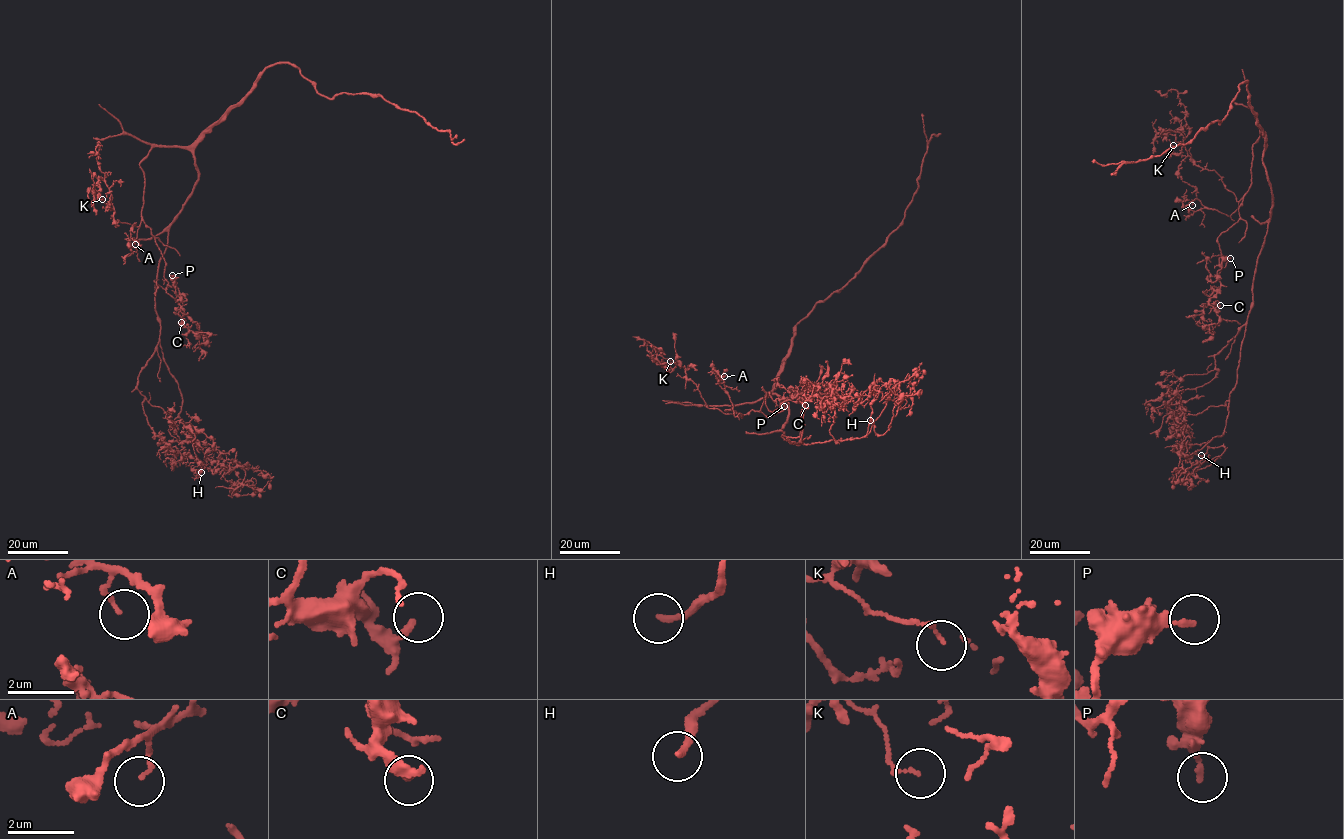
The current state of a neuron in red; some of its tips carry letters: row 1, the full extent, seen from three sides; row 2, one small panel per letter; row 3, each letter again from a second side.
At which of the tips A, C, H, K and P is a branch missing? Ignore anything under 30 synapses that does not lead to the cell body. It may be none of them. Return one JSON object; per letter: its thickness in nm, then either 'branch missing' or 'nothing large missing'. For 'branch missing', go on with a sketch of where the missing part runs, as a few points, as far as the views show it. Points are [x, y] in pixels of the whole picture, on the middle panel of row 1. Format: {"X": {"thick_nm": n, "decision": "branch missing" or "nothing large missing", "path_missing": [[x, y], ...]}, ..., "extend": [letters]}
{"A": {"thick_nm": 120, "decision": "nothing large missing"}, "C": {"thick_nm": 180, "decision": "nothing large missing"}, "H": {"thick_nm": 170, "decision": "nothing large missing"}, "K": {"thick_nm": 110, "decision": "nothing large missing"}, "P": {"thick_nm": 180, "decision": "nothing large missing"}, "extend": []}

